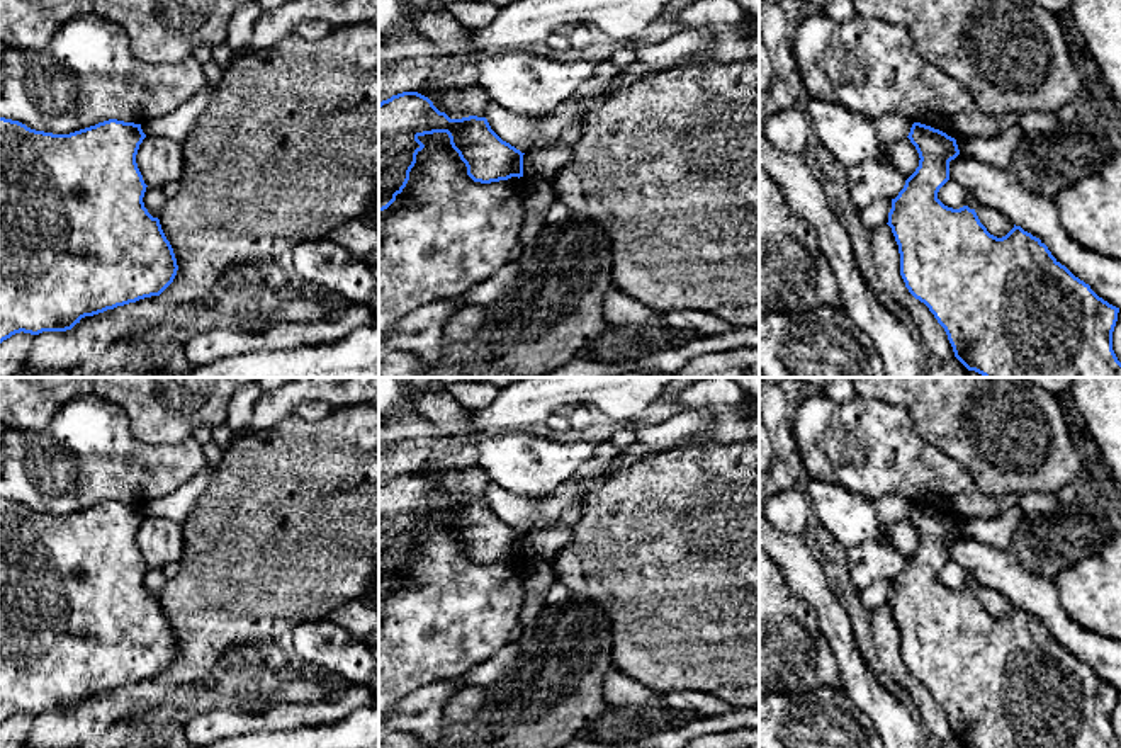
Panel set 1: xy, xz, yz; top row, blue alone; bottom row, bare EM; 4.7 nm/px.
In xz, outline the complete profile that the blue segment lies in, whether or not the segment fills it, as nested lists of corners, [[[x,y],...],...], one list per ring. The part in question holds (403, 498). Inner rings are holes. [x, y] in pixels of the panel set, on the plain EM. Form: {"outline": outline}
{"outline": [[[403,473],[379,484],[379,592],[387,590],[409,561],[425,515],[447,513],[474,563],[523,558],[523,536],[503,522],[486,498],[450,500],[418,473]]]}

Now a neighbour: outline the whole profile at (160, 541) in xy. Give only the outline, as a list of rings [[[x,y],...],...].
[[[146,517],[139,525],[136,544],[148,568],[163,570],[178,563],[182,556],[182,525],[163,517]]]

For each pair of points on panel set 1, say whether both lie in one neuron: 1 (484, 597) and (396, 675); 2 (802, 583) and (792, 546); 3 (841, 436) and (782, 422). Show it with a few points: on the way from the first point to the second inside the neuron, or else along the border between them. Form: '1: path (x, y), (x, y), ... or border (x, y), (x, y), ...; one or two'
1: path (462, 612), (418, 653); one
2: path (802, 575), (792, 555); one
3: border (790, 412), (790, 430), (802, 463); two

